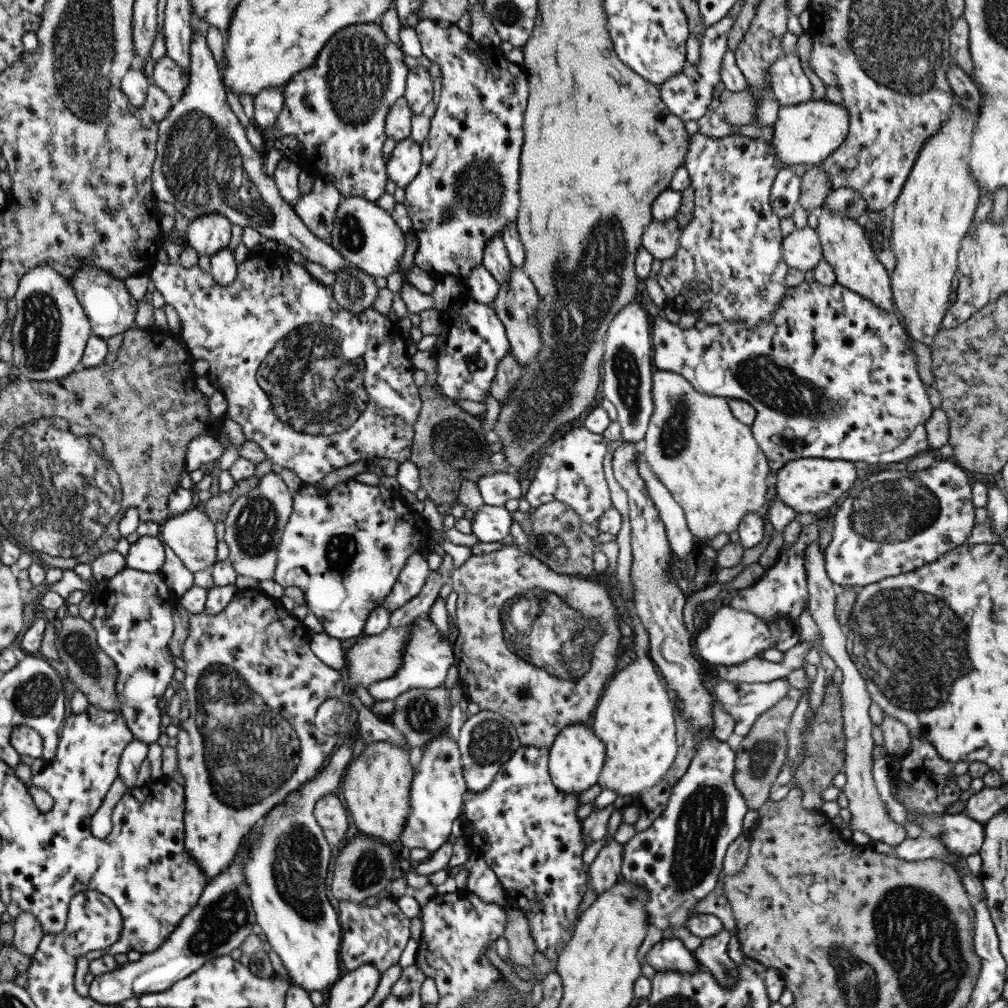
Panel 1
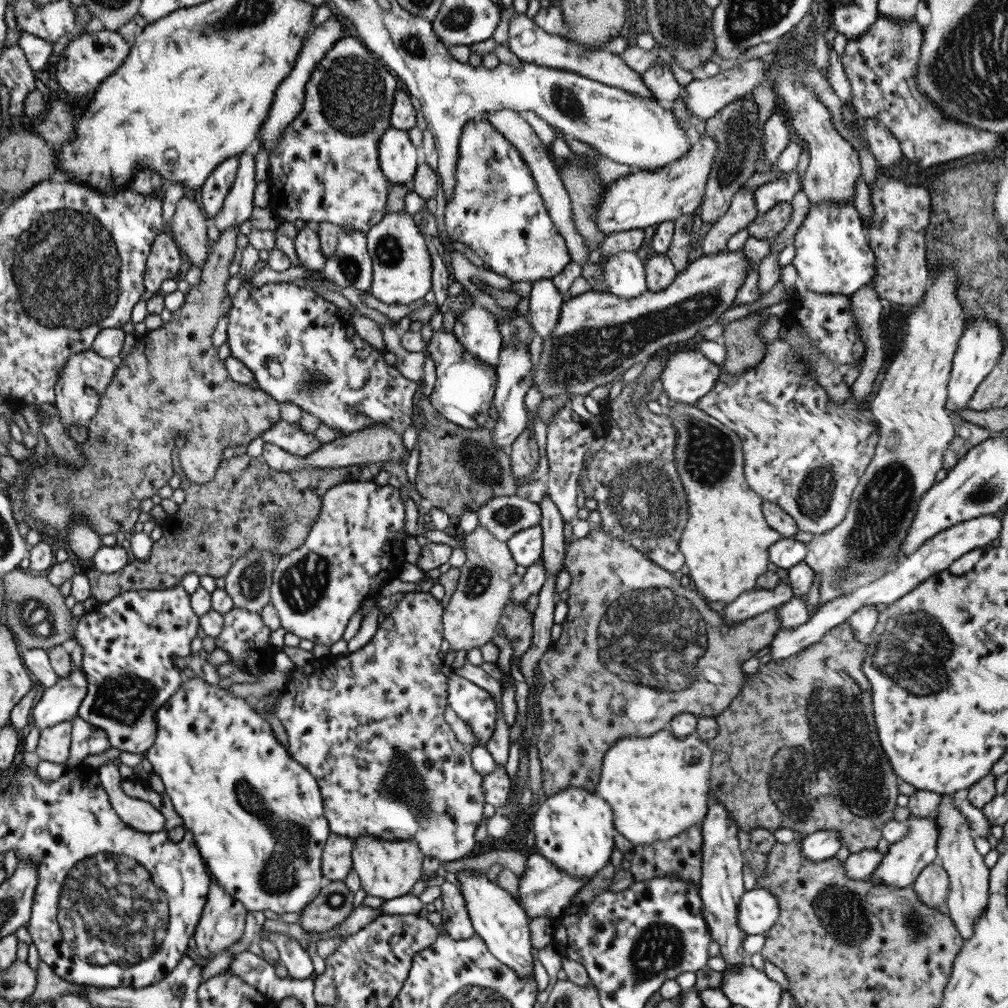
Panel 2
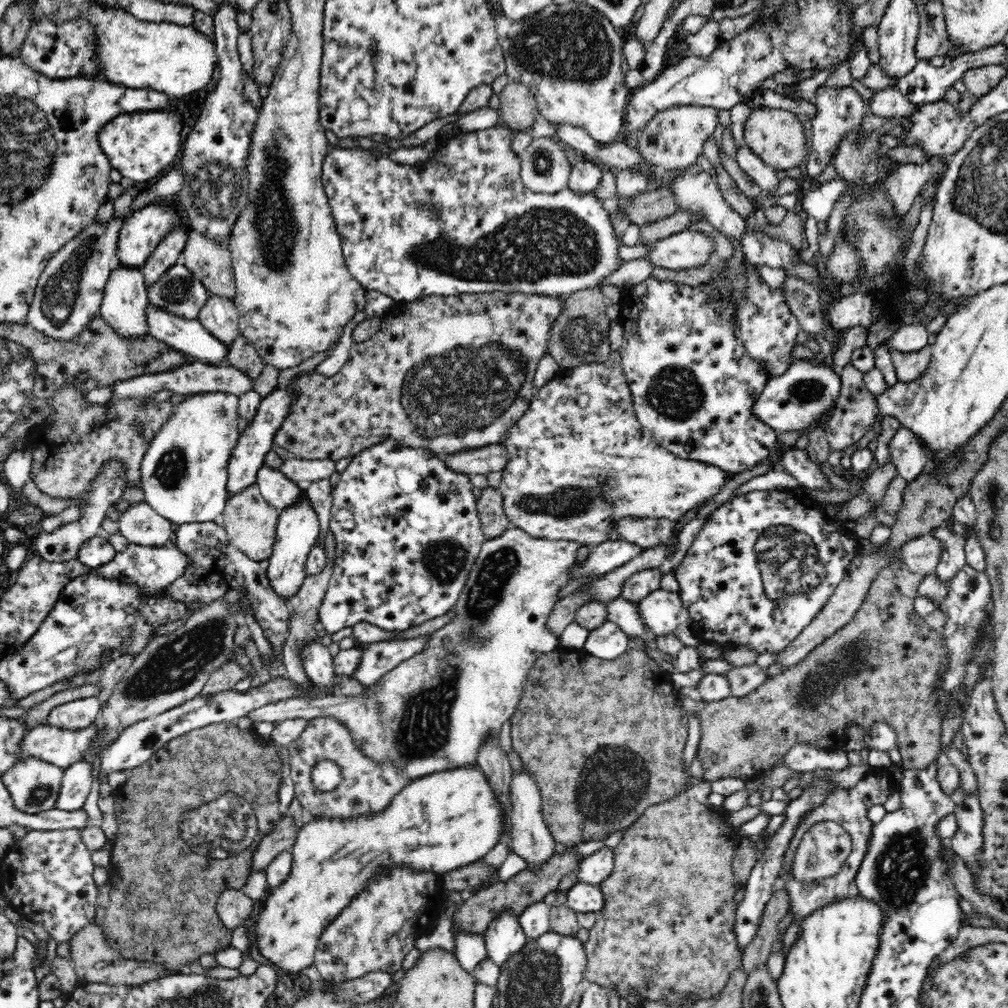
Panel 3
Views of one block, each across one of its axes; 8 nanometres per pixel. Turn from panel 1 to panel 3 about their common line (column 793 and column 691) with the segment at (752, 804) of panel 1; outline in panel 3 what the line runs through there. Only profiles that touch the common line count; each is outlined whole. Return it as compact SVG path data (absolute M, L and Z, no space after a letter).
M901 561L882 566L880 572L870 576L861 608L838 632L813 648L795 666L789 667L780 676L766 679L756 690L743 697L696 701L680 690L676 691L673 696L675 704L685 714L693 712L700 725L697 757L704 769L703 780L730 777L748 780L766 774L800 742L817 749L842 750L848 742L850 726L862 726L868 732L876 722L885 722L894 729L903 768L921 769L933 763L941 751L943 720L938 711L938 695L932 691L932 686L949 668L949 658L942 633L926 625L924 617L914 611L921 580L920 575L906 570Z

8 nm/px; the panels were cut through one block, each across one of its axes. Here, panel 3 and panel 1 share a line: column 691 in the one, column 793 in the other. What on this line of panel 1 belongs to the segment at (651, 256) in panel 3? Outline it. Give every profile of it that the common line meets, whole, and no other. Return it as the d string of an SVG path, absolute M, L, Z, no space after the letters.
M794 229L782 239L782 258L790 268L812 270L823 258L822 244L816 229Z

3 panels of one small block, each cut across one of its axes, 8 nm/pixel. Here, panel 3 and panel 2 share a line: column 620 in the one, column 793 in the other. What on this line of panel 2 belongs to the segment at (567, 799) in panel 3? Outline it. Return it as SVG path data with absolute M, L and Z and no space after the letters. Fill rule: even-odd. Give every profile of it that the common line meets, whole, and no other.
M843 622L831 628L818 642L794 654L792 658L775 660L772 664L761 665L756 674L746 677L743 689L733 698L730 706L722 714L715 717L719 733L716 738L707 741L712 749L710 788L714 796L724 804L724 808L730 813L739 829L749 831L756 827L762 827L773 832L774 829L782 827L792 829L802 837L819 830L836 829L840 833L843 846L846 846L851 854L864 849L876 849L878 841L883 837L882 827L886 826L889 820L894 819L894 809L898 806L896 800L898 800L899 795L900 779L893 771L893 766L879 741L873 715L873 704L871 703L871 684L862 670L866 651L867 646L864 641L856 640L851 625L848 622ZM829 658L832 659L830 662L840 664L844 674L828 668L826 661Z

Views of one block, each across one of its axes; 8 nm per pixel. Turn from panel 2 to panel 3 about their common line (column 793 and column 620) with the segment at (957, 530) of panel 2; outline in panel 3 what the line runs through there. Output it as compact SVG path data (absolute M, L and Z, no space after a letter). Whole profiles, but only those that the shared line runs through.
M606 621L589 632L583 649L601 660L615 660L627 654L632 645L629 636L612 621Z

